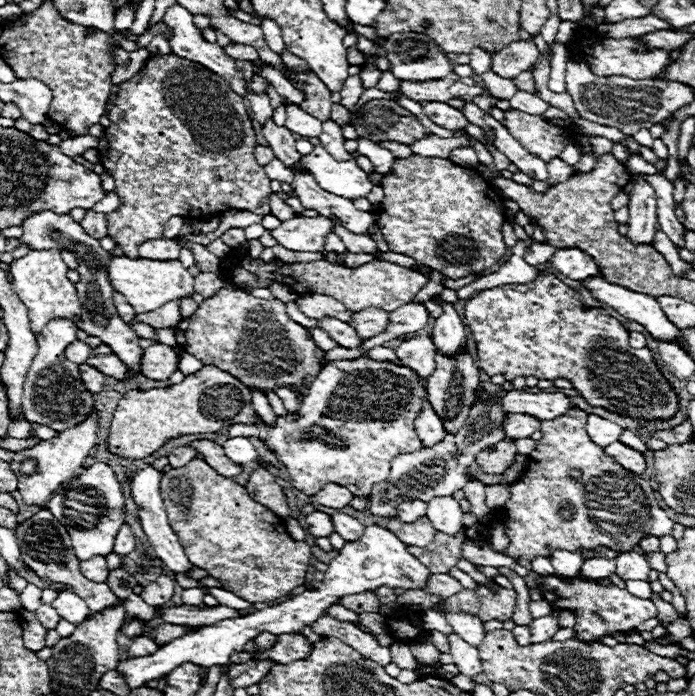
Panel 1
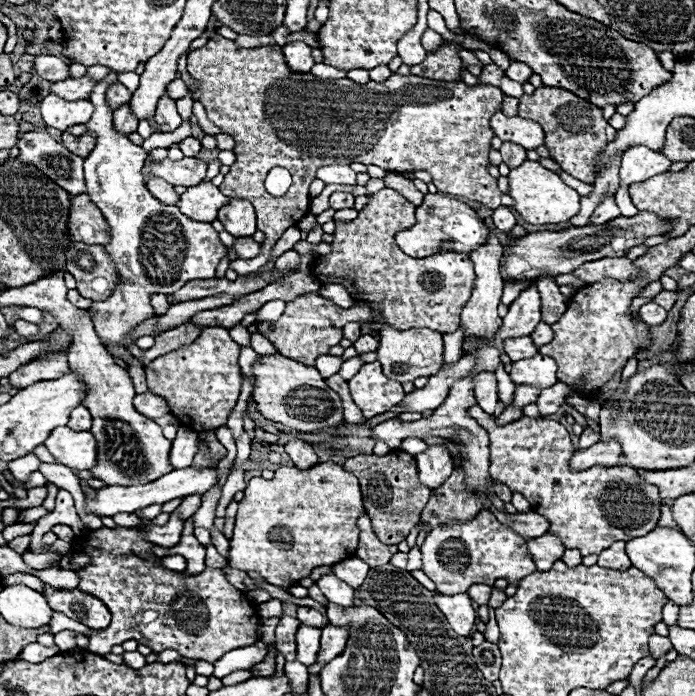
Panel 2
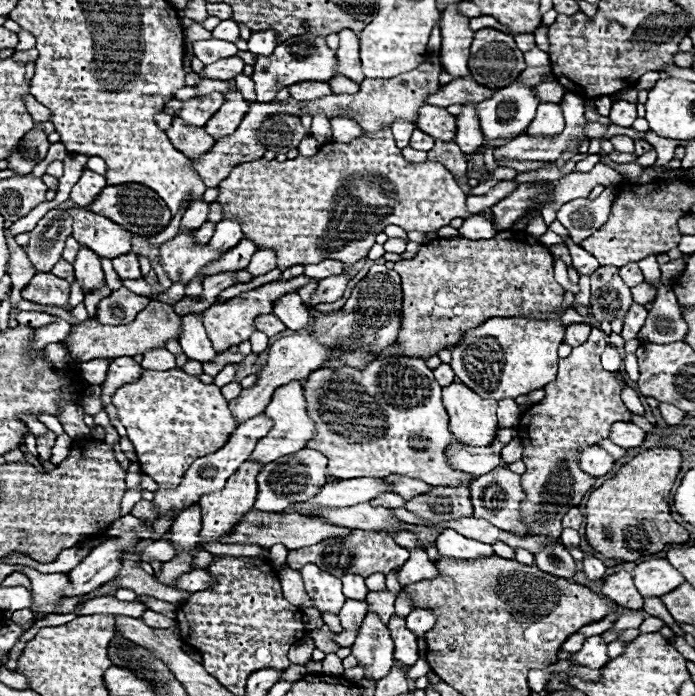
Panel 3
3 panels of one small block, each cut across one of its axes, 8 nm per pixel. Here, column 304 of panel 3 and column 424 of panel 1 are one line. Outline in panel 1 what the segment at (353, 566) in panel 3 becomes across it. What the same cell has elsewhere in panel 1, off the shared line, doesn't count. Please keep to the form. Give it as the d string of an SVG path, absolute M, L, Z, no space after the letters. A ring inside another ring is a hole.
M466 530L458 532L456 536L450 534L442 534L436 532L434 542L430 542L430 546L426 548L418 548L418 546L406 546L408 552L412 556L416 556L424 566L430 568L432 574L448 574L452 566L456 566L456 562L462 556L462 544L468 540Z

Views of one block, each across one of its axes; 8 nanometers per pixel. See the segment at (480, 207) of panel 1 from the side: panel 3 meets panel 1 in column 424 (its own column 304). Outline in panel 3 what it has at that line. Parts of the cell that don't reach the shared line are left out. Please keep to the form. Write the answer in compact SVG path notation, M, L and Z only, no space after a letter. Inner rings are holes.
M380 130L376 134L364 132L356 142L328 142L322 144L318 154L306 158L298 156L294 160L254 160L232 168L228 178L218 184L216 202L222 206L224 218L238 218L244 238L252 240L258 250L268 248L276 254L280 270L288 270L296 264L314 264L324 258L336 258L346 266L366 258L374 244L376 234L384 232L386 226L396 224L406 232L436 232L448 226L454 218L470 218L474 214L466 208L466 194L456 184L454 176L440 162L408 162L400 148L396 146L390 130Z

